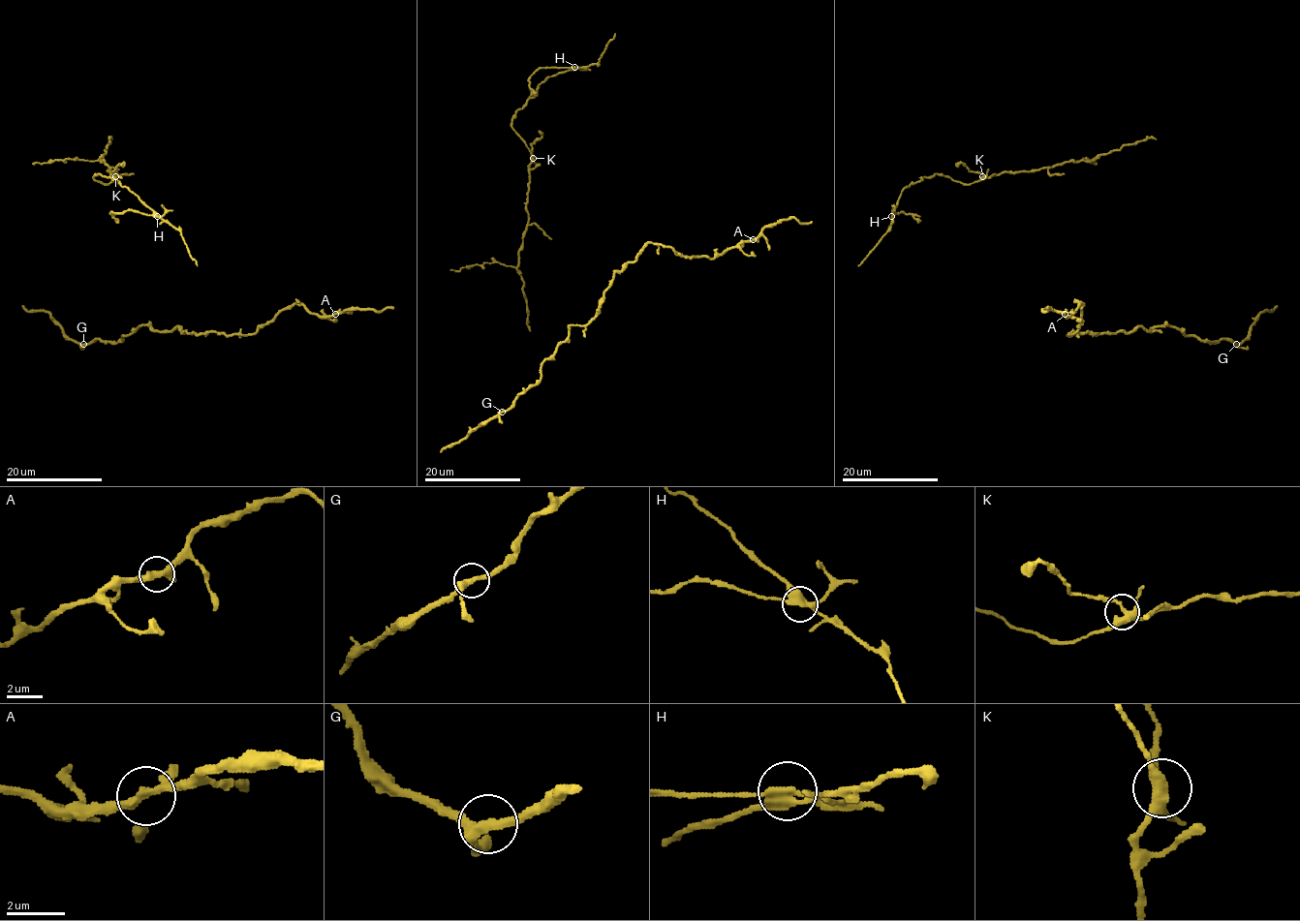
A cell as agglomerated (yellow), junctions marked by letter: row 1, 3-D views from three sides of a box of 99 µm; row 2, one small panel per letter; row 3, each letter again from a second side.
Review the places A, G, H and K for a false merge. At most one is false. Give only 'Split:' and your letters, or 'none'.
Split: H

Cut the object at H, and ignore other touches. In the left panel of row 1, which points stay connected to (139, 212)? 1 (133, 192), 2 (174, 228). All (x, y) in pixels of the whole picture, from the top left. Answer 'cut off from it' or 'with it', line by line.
1: cut off from it
2: cut off from it

